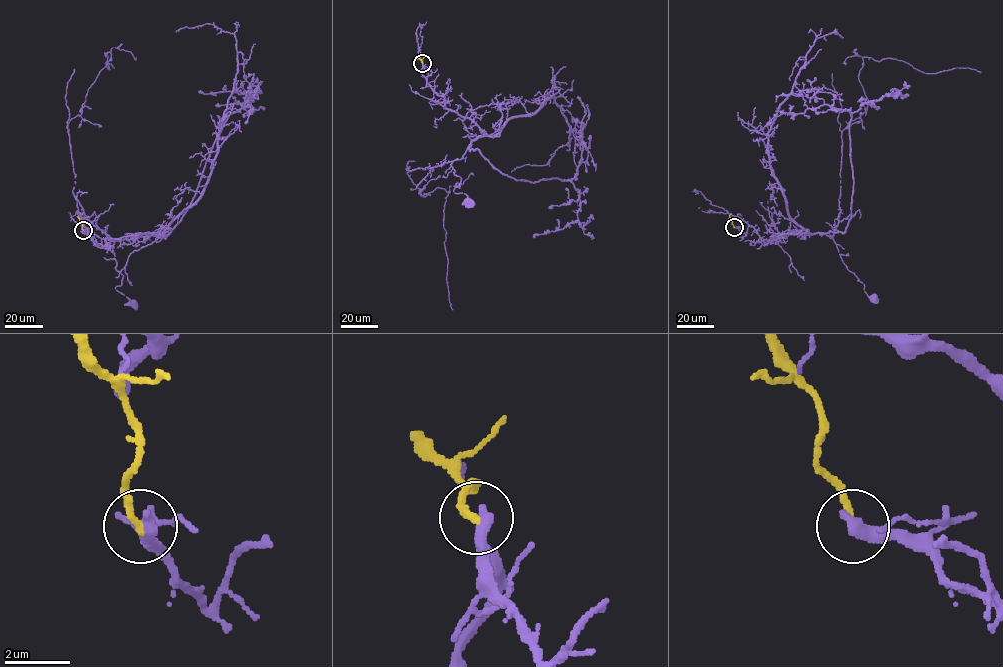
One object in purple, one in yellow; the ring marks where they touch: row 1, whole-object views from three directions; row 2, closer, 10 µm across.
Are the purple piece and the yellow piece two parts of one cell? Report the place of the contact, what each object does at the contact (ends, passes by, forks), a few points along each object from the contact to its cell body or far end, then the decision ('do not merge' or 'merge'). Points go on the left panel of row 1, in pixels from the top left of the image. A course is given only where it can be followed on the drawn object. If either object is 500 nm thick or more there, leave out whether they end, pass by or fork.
place (83, 230); purple ends; yellow ends; course purple (83, 230), (99, 247), (107, 238), (146, 233), (112, 247), (123, 275), (116, 290), (132, 304); course yellow (83, 230), (77, 216); do not merge

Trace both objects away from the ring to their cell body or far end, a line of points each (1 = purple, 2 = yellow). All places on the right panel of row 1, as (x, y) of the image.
1: (733, 227), (745, 233), (753, 227), (766, 243), (794, 231), (823, 232), (874, 298)
2: (733, 227), (730, 213)

